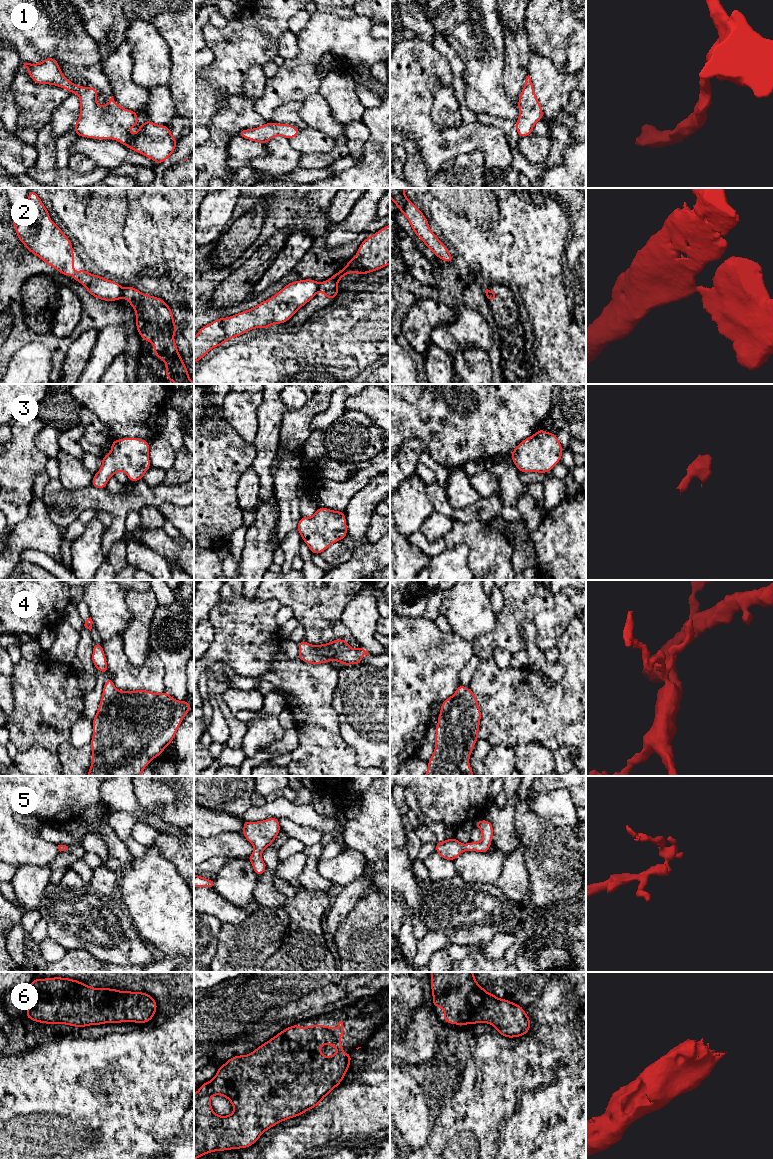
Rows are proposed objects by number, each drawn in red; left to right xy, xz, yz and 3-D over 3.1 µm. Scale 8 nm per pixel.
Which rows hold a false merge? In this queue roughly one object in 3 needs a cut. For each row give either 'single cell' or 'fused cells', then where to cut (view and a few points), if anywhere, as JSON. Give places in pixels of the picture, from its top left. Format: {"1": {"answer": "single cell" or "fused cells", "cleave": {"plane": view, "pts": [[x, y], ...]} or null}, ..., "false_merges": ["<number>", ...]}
{"1": {"answer": "single cell", "cleave": null}, "2": {"answer": "fused cells", "cleave": {"plane": "xz", "pts": [[320, 283], [317, 291]]}}, "3": {"answer": "single cell", "cleave": null}, "4": {"answer": "single cell", "cleave": null}, "5": {"answer": "single cell", "cleave": null}, "6": {"answer": "single cell", "cleave": null}, "false_merges": ["2"]}

